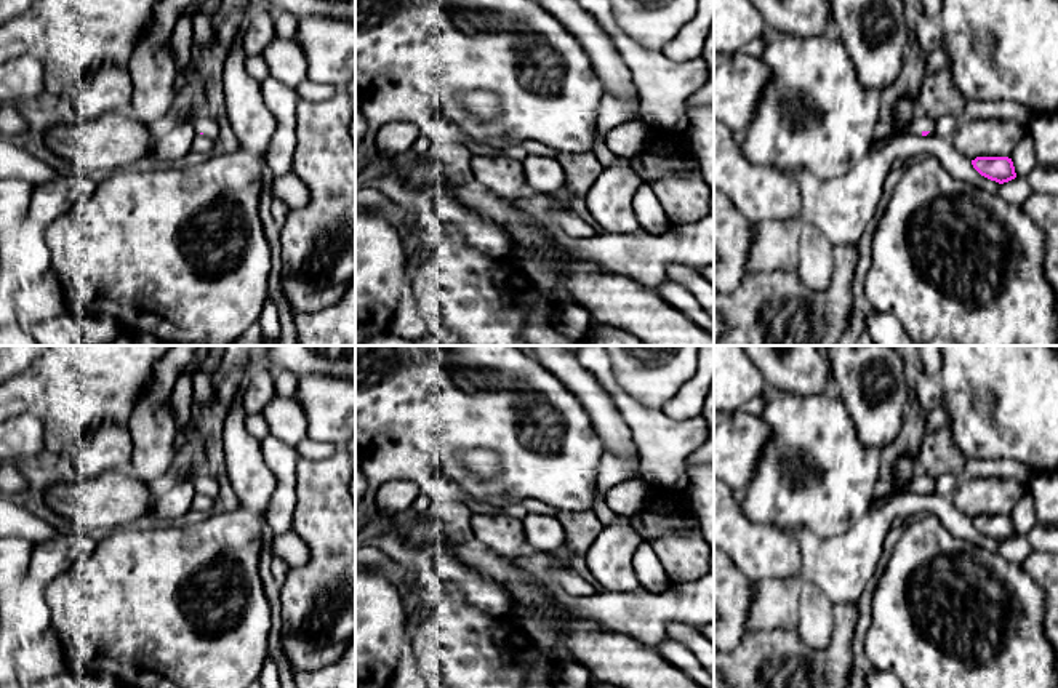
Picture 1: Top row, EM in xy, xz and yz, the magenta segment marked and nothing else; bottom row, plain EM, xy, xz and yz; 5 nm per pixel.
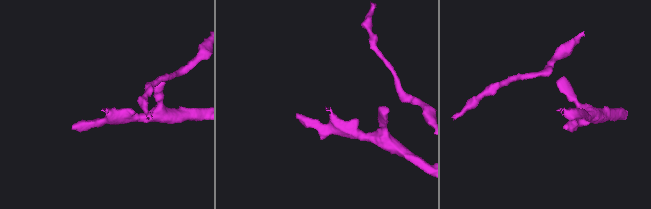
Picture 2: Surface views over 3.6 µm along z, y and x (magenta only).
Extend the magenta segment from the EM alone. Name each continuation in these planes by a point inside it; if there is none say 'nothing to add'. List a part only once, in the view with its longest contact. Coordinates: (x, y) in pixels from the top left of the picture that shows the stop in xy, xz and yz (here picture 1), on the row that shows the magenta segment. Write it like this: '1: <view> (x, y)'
1: yz (921, 124)

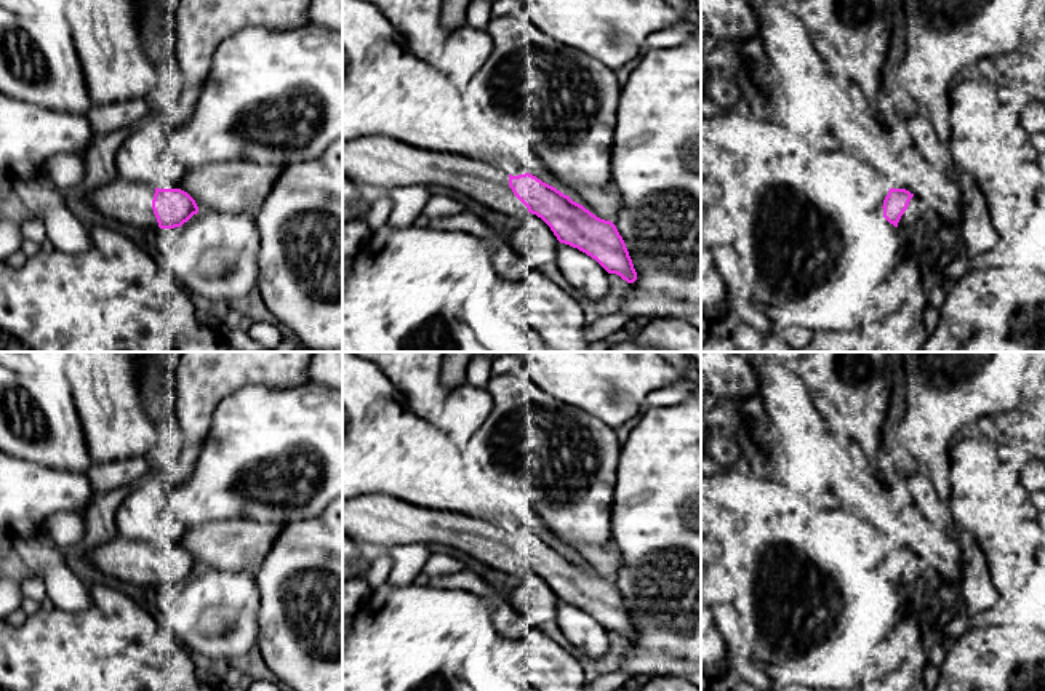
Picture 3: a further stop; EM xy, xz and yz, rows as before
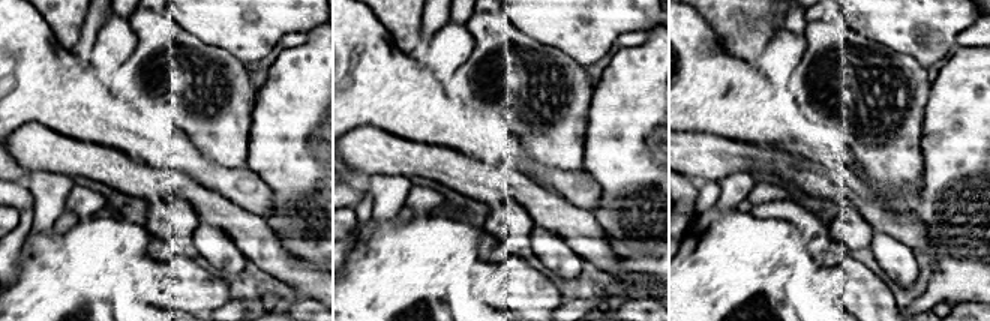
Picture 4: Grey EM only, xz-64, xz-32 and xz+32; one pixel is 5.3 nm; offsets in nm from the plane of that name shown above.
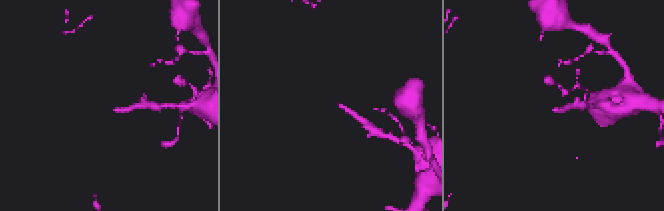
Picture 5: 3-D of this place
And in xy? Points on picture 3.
1: xy (125, 202)

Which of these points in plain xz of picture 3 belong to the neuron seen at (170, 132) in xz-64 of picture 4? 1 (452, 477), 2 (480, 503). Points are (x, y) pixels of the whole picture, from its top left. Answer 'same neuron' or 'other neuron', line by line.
1: same neuron
2: same neuron

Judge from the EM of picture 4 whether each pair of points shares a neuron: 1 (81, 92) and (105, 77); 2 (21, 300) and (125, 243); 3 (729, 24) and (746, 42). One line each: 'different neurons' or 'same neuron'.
1: different neurons
2: same neuron
3: same neuron

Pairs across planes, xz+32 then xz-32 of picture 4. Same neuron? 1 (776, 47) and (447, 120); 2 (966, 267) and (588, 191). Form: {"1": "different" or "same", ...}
{"1": "different", "2": "different"}

